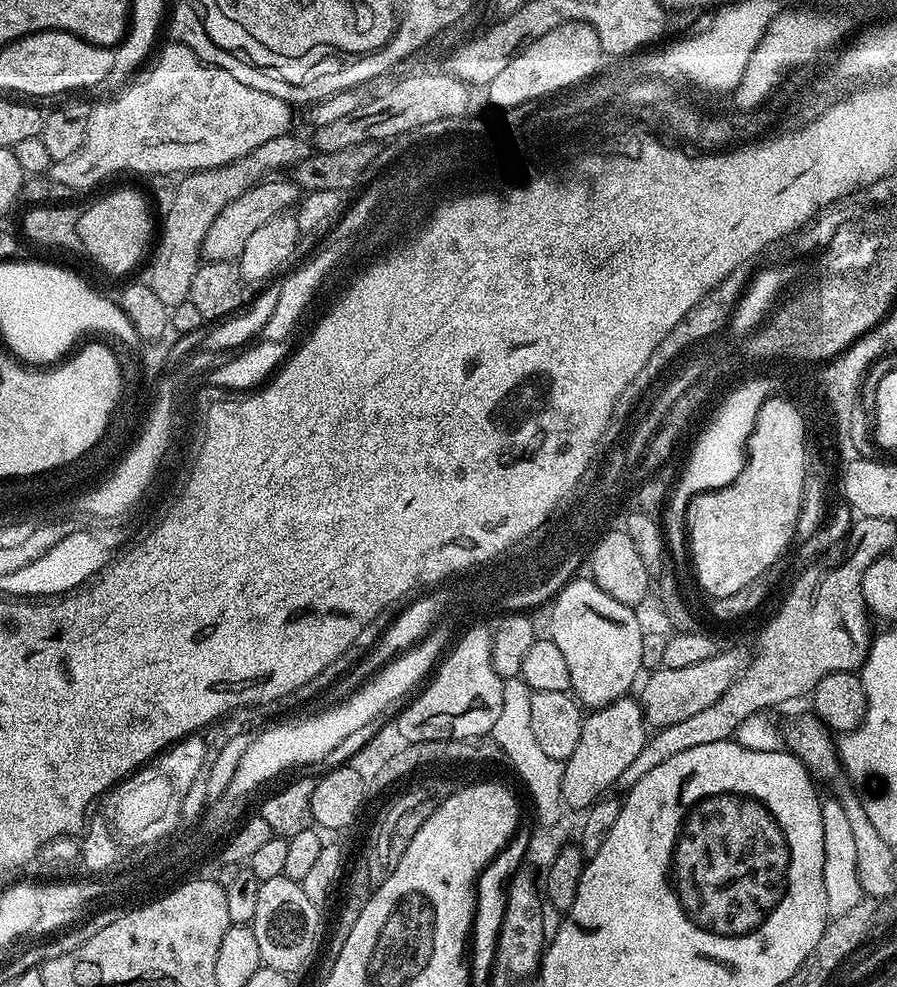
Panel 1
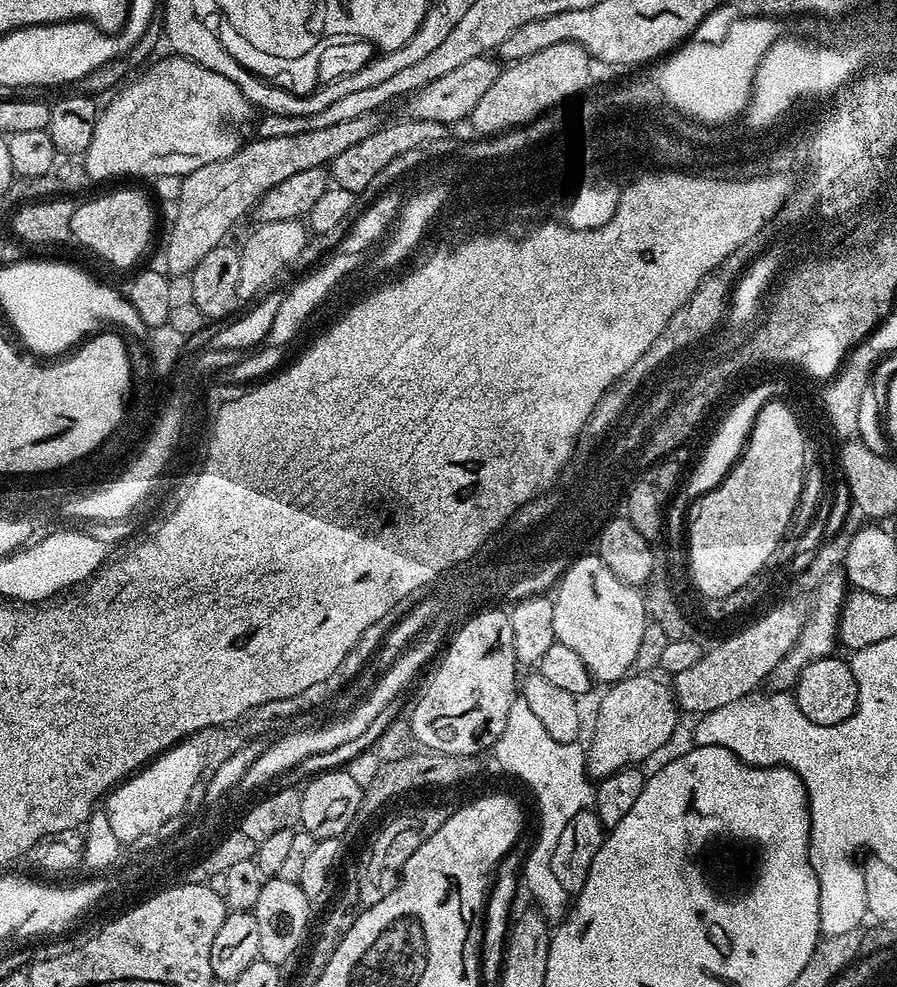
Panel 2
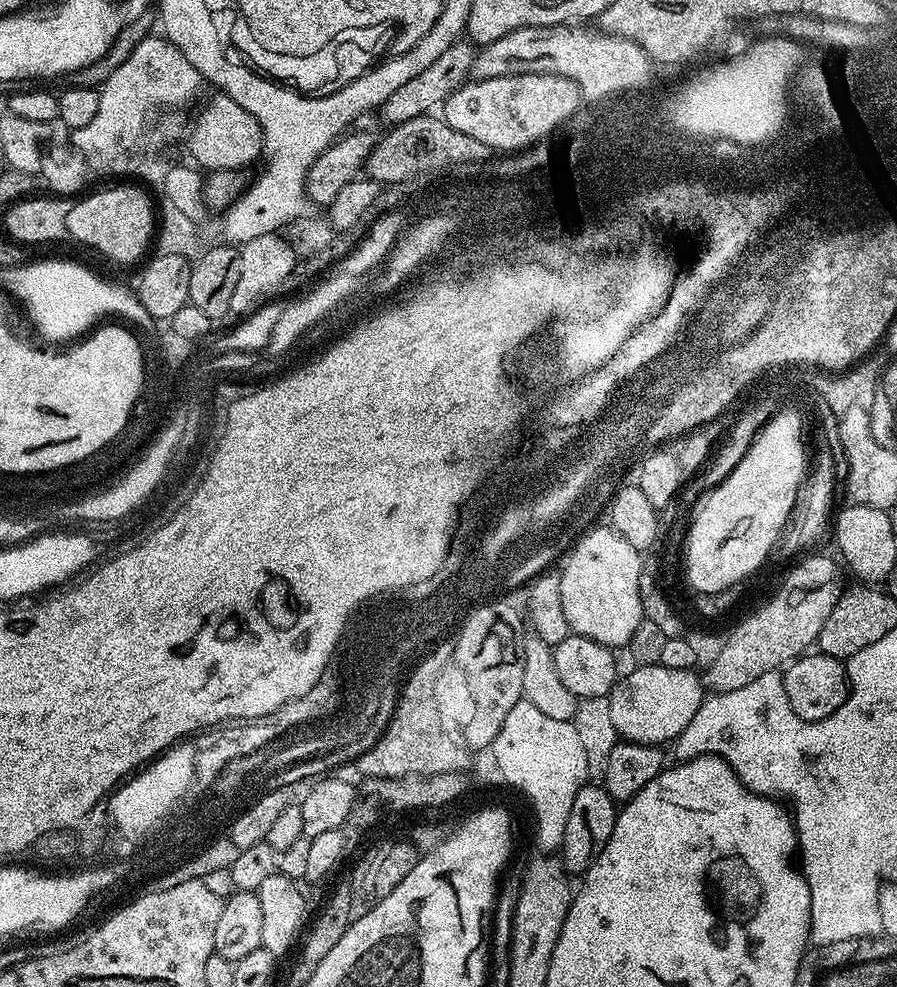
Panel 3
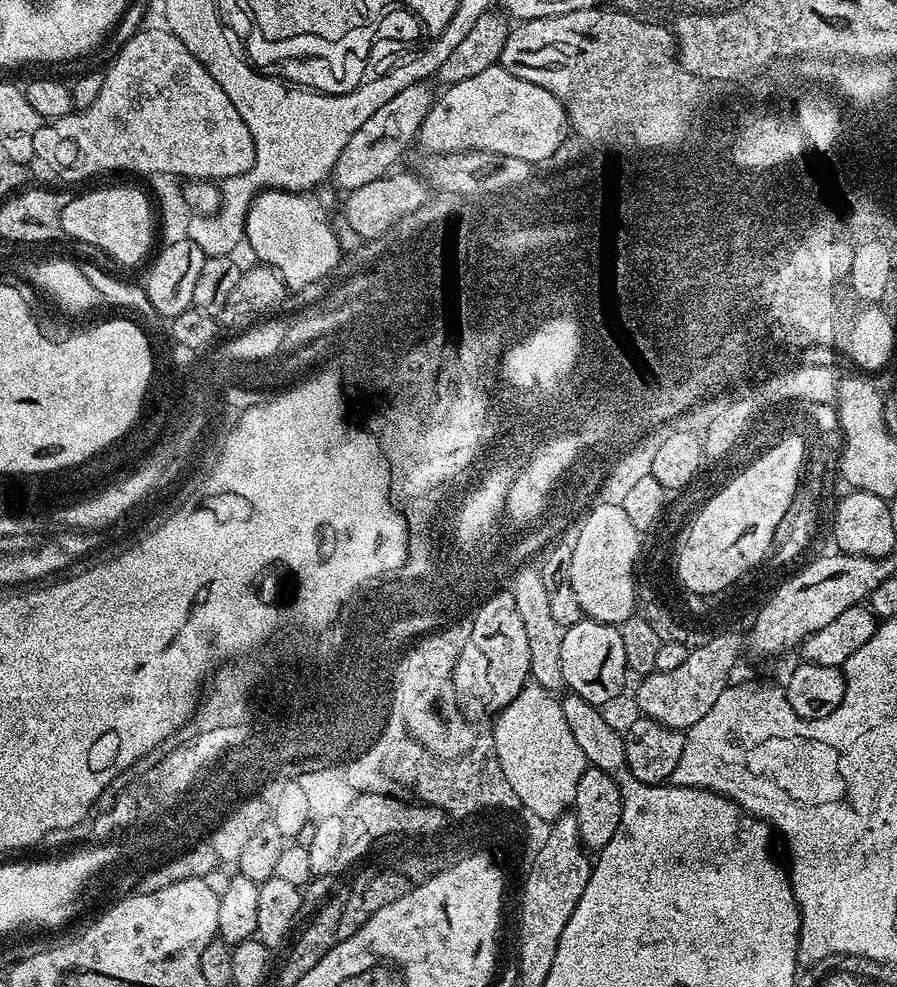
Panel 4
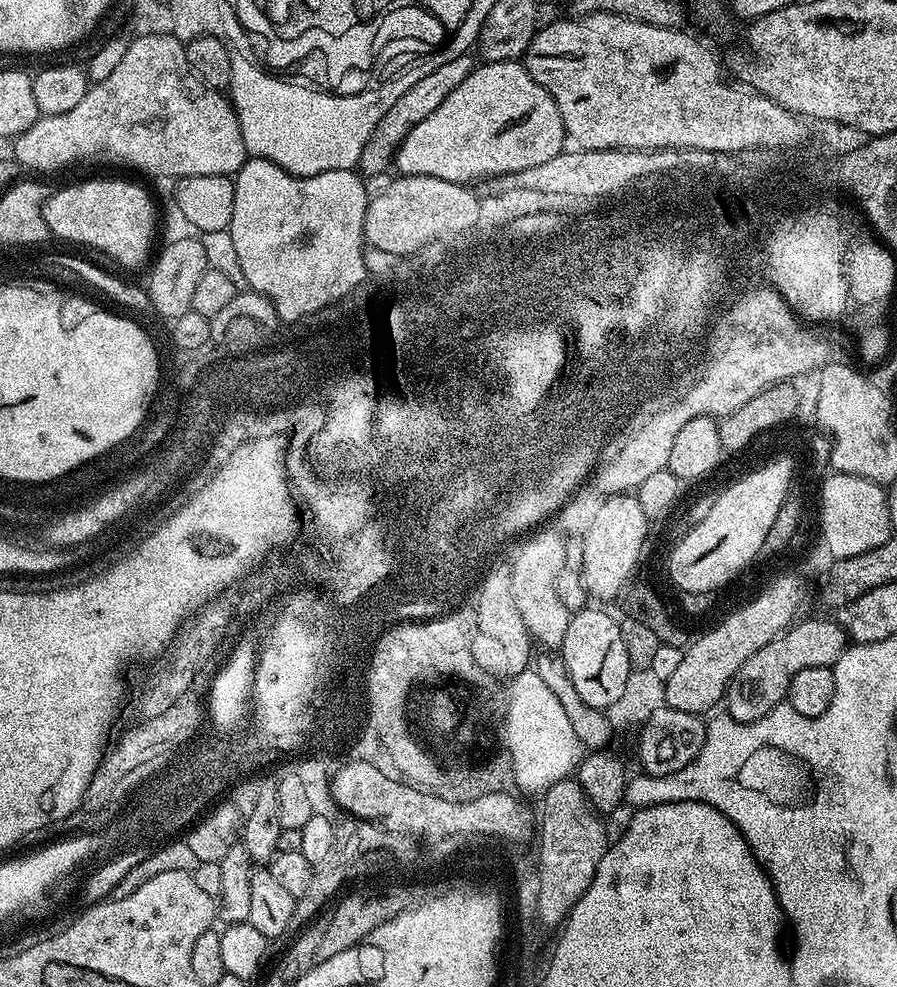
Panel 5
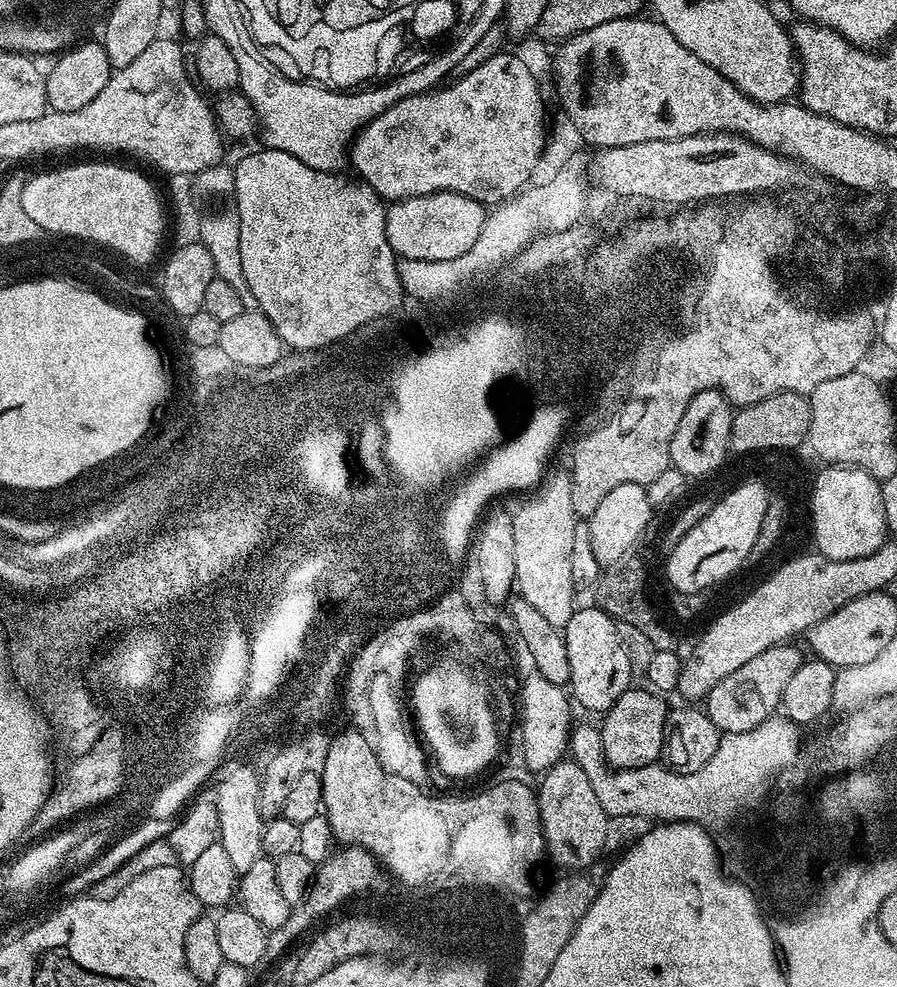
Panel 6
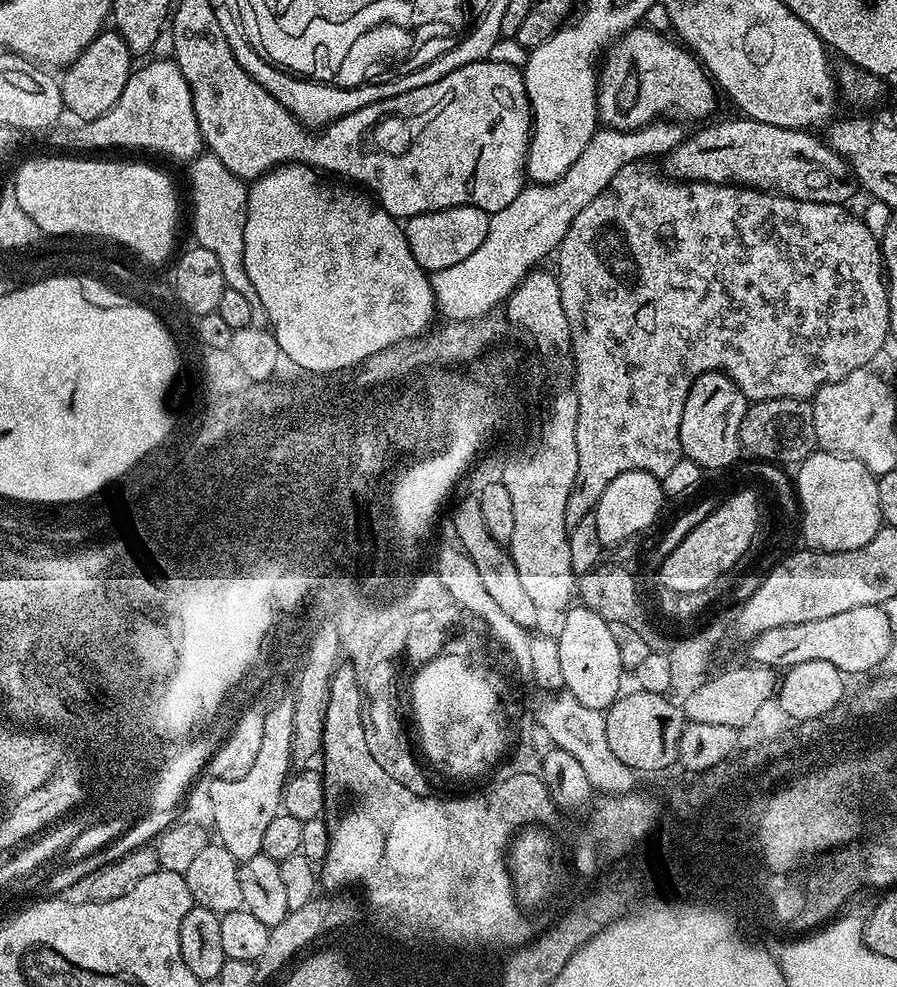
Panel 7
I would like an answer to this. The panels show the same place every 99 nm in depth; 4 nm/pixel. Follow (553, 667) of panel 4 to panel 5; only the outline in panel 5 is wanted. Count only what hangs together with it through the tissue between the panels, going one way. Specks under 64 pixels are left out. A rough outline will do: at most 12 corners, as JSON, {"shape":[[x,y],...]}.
{"shape":[[533,531],[510,562],[529,637],[564,645],[565,533]]}

